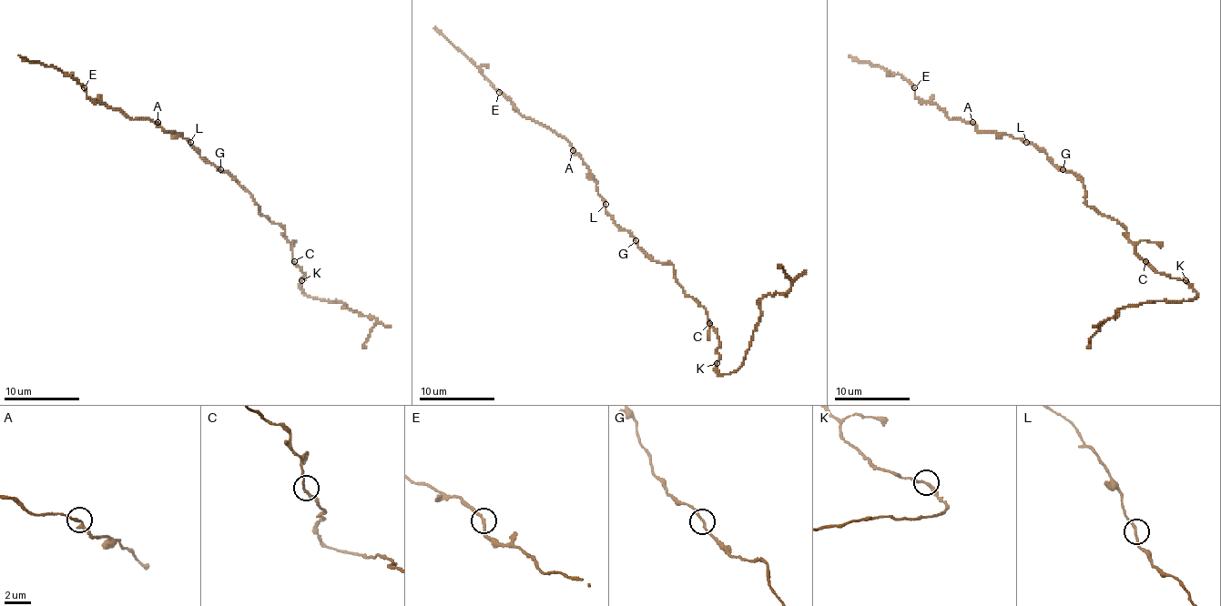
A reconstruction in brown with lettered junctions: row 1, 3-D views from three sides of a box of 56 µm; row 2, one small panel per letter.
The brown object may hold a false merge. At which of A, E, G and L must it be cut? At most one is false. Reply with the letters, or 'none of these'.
none of these

